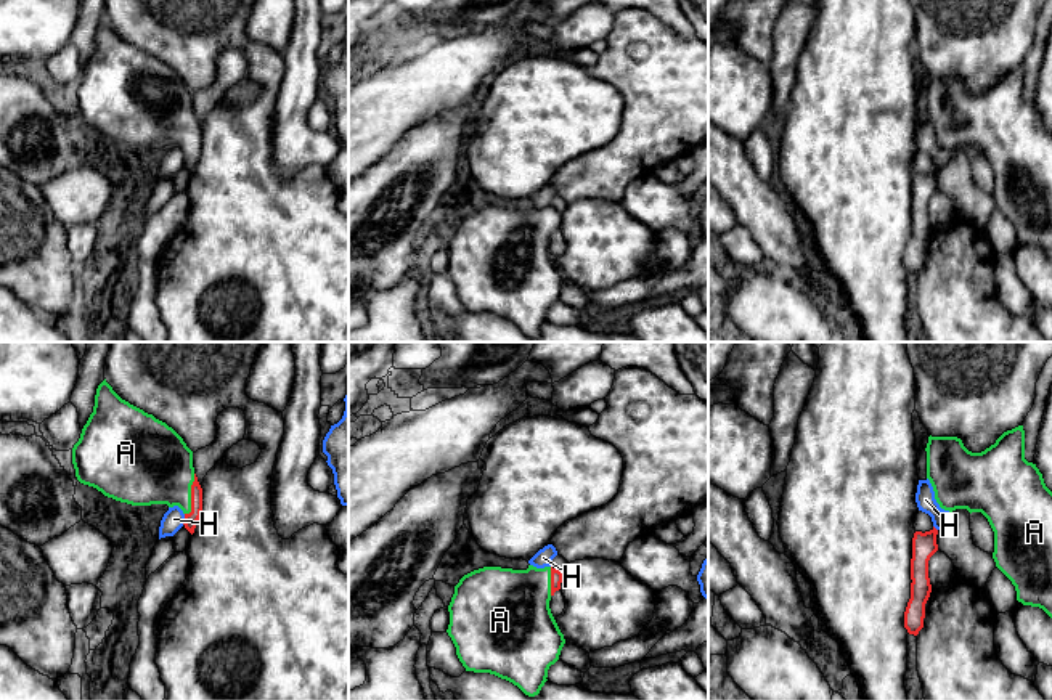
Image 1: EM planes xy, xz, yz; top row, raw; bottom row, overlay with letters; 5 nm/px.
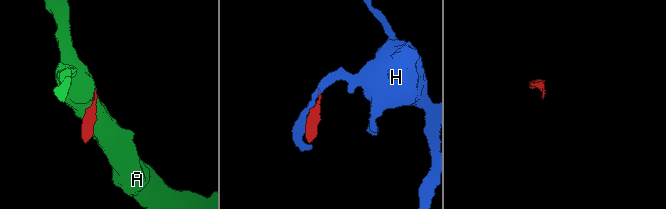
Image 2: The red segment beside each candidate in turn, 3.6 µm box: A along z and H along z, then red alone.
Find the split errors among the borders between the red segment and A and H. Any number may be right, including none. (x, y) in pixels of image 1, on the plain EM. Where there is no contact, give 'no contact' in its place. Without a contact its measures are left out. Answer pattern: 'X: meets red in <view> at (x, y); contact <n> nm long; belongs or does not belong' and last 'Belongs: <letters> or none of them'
A: meets red in xy at (191, 135); contact 220 nm long; belongs
H: meets red in xy at (185, 159); contact 60 nm long; does not belong
Belongs: A

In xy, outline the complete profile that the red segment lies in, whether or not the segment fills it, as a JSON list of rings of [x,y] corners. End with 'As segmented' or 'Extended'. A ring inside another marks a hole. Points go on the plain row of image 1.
[[[106,19],[98,26],[93,53],[72,88],[80,124],[132,146],[178,146],[185,169],[193,175],[202,151],[202,128],[193,108],[193,92],[165,63],[122,40]]]. Extended

